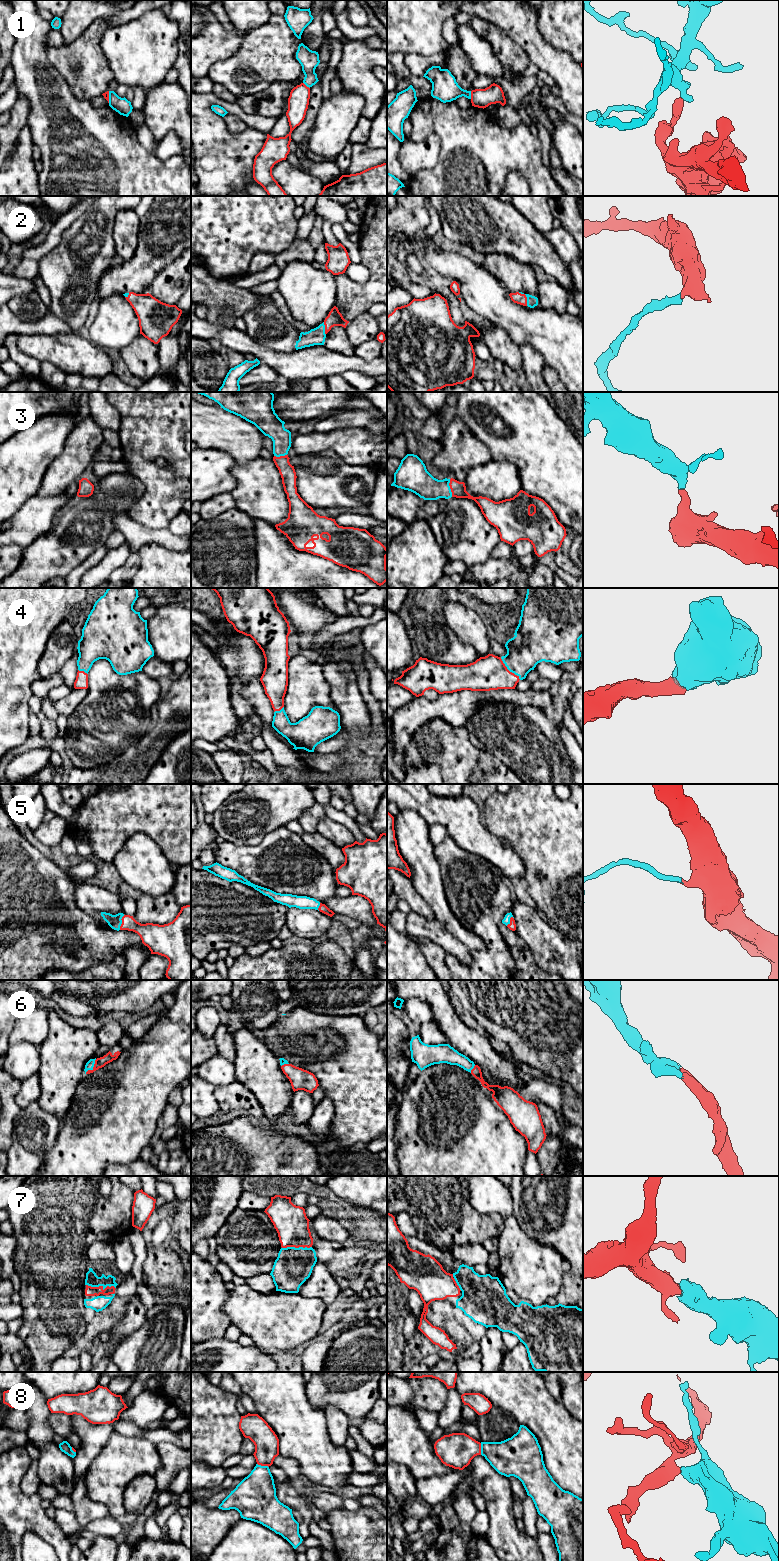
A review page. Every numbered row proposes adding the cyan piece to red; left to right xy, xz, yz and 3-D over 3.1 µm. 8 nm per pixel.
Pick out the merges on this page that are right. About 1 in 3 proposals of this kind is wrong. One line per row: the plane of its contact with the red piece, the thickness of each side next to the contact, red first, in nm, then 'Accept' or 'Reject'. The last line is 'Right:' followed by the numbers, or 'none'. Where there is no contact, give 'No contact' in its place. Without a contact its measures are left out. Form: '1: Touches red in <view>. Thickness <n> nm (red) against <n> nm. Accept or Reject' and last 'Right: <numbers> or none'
1: Touches red in yz. Thickness 160 nm (red) against 200 nm. Reject
2: Touches red in yz. Thickness 90 nm (red) against 90 nm. Accept
3: Touches red in yz. Thickness 120 nm (red) against 200 nm. Accept
4: Touches red in yz. Thickness 280 nm (red) against 300 nm. Accept
5: Touches red in xy. Thickness 170 nm (red) against 110 nm. Accept
6: Touches red in xy. Thickness 80 nm (red) against 70 nm. Accept
7: Touches red in xy. Thickness 80 nm (red) against 100 nm. Accept
8: Touches red in xz. Thickness 200 nm (red) against 320 nm. Accept
Right: 2, 3, 4, 5, 6, 7, 8

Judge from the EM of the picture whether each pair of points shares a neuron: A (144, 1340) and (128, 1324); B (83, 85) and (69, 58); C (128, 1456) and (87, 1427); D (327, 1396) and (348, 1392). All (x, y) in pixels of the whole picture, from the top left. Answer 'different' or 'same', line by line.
A: different
B: same
C: different
D: same

